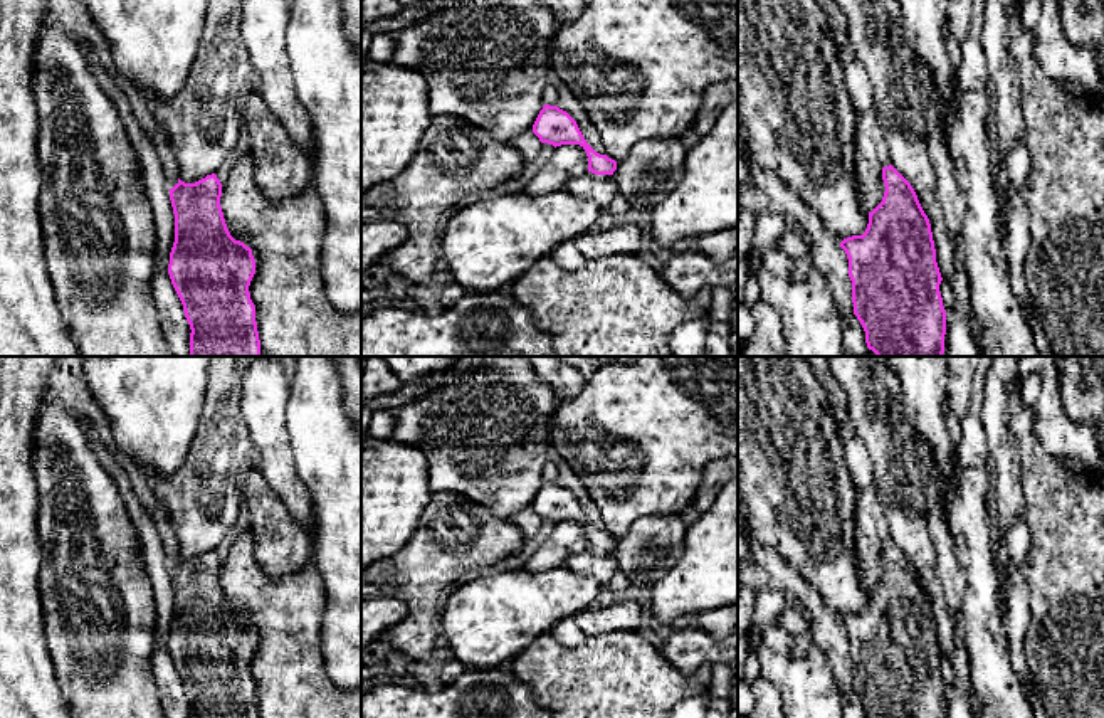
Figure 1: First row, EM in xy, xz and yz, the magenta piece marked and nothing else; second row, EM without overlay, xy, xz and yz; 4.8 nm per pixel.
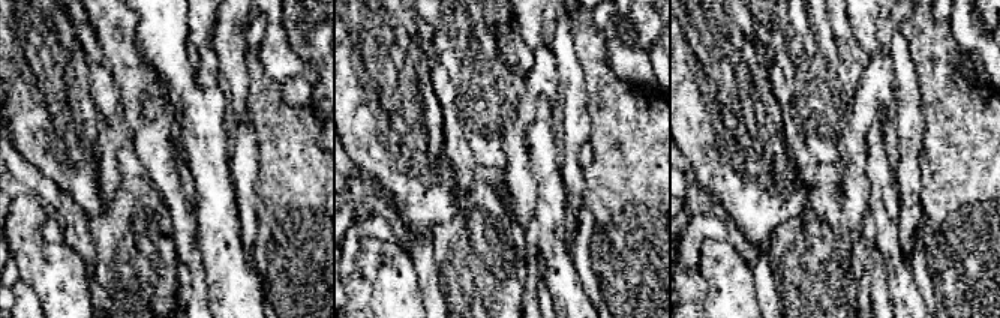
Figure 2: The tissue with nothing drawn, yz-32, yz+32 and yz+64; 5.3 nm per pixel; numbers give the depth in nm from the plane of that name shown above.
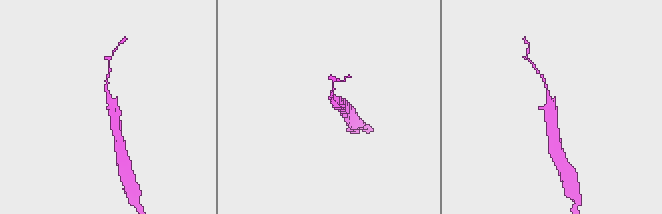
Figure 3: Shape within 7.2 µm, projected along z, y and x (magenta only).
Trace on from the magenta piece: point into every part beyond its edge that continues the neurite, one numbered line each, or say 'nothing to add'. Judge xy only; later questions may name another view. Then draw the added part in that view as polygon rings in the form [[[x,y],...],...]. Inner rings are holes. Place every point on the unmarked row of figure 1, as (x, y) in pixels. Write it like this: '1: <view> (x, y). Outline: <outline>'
nothing to add

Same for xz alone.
1: xz (600, 565). Outline: [[[588,546],[581,553],[568,558],[563,567],[573,570],[576,575],[591,577],[603,587],[618,572],[618,563],[612,557],[612,552],[595,552]]]

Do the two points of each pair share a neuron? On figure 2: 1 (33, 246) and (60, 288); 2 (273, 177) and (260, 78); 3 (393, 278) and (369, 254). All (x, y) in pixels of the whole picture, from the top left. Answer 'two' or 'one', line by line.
1: one
2: one
3: one

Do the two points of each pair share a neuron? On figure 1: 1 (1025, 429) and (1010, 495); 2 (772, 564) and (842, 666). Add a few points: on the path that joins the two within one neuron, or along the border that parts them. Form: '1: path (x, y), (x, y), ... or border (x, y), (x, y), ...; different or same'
1: border (1010, 416), (1024, 493); different
2: path (799, 587), (815, 604), (825, 629), (834, 639); same

